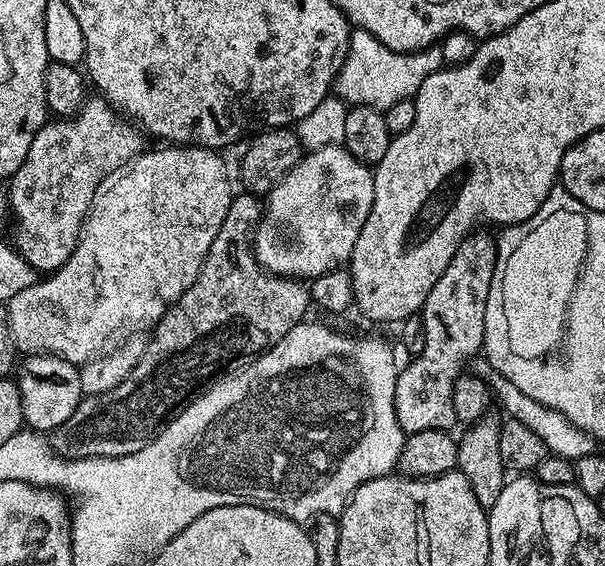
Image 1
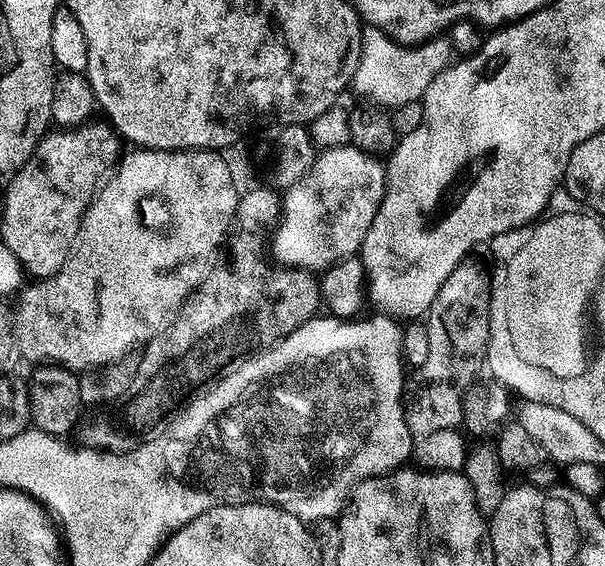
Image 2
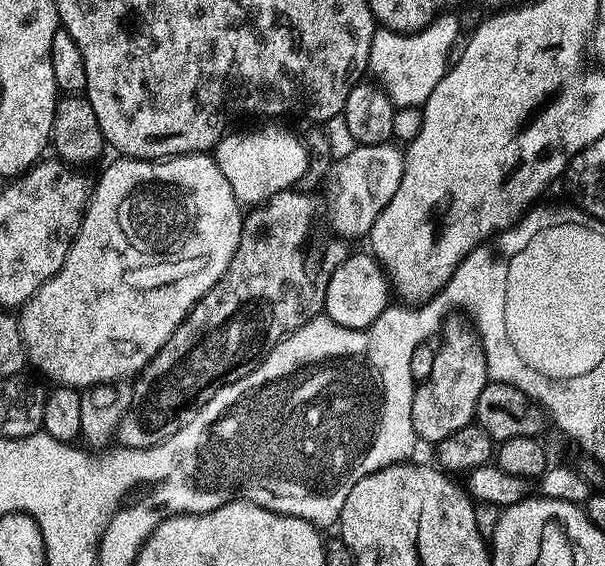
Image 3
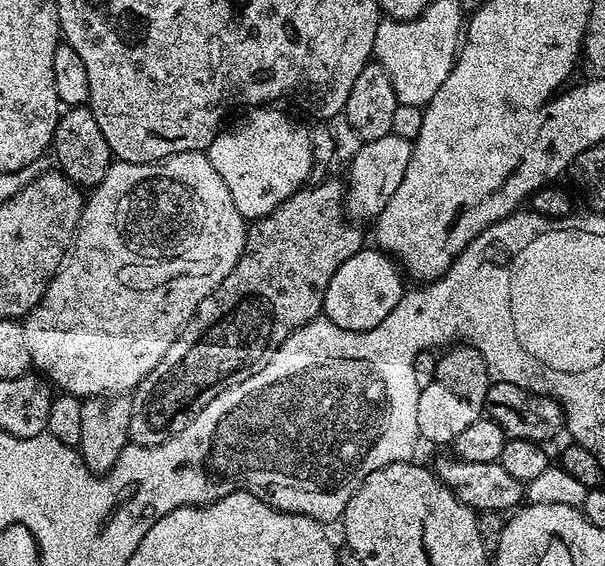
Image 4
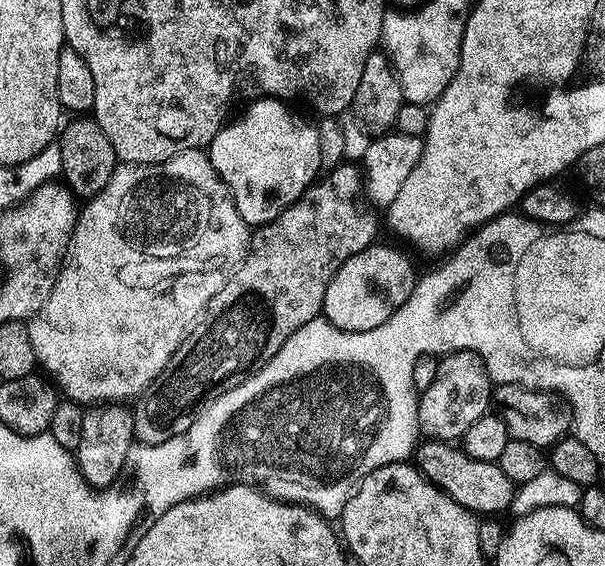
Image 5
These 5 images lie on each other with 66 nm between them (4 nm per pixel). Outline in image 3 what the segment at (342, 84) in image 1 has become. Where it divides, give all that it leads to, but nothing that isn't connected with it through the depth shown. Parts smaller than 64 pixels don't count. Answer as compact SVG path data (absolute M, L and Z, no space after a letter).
M441 14L420 32L391 32L383 26L377 27L370 42L368 59L371 79L387 92L395 107L419 108L427 102L430 94L434 94L434 86L442 82L444 73L450 67L450 57L457 47L456 39L461 36L462 31L456 14Z

